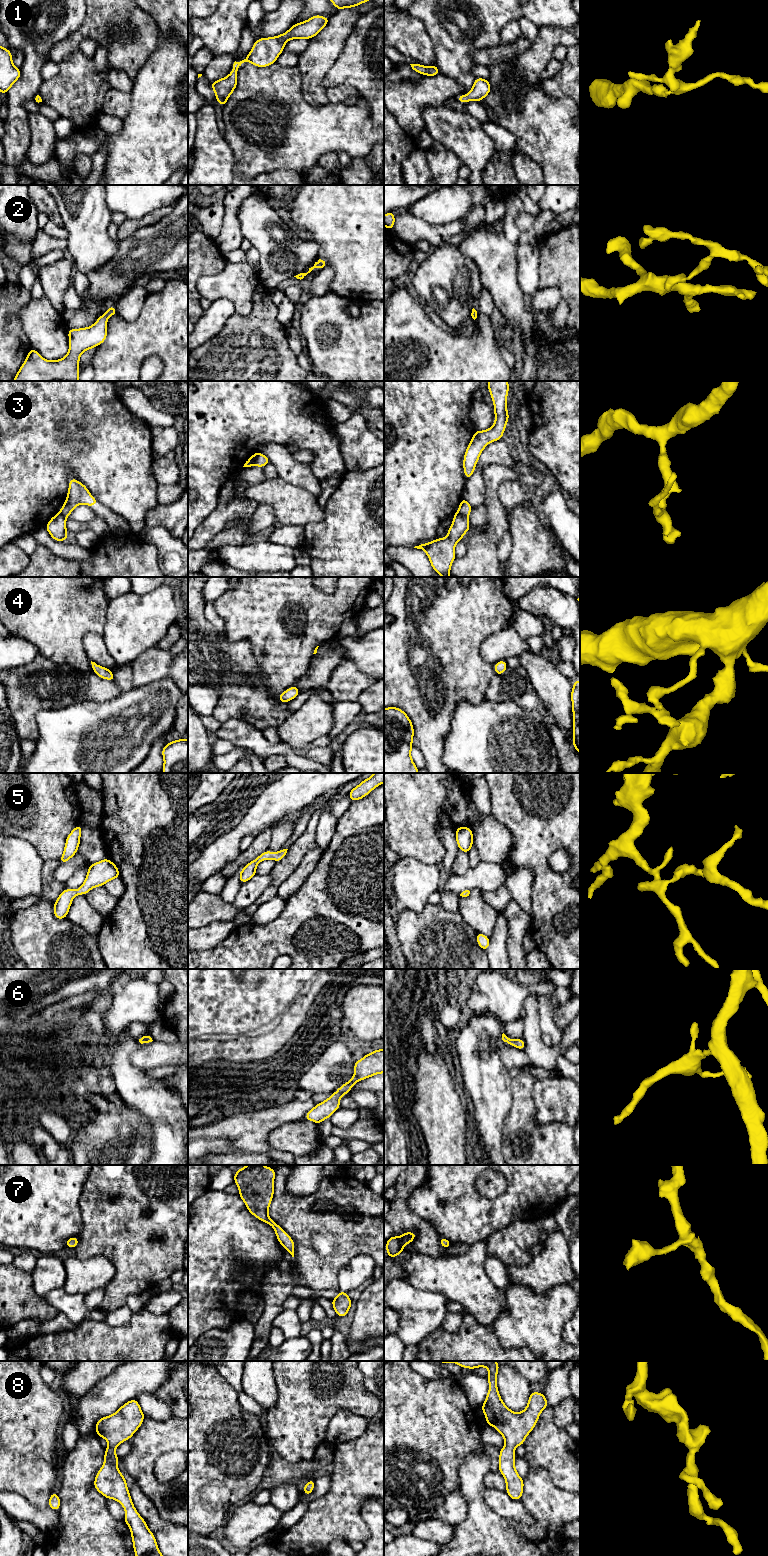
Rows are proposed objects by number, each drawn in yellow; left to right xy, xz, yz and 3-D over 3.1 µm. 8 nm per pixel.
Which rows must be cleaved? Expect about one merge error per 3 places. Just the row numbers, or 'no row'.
3

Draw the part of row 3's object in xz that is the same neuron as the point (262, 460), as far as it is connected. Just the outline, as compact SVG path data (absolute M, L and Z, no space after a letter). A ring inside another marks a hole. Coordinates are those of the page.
M258 453L257 459L255 461L255 466L257 467L265 467L267 464L269 464L270 461L268 457L262 453Z

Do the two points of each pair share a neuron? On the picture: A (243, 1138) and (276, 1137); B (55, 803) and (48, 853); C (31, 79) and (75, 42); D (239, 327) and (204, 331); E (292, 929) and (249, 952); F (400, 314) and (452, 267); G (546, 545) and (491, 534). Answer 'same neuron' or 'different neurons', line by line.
A: different neurons
B: same neuron
C: different neurons
D: different neurons
E: same neuron
F: different neurons
G: different neurons

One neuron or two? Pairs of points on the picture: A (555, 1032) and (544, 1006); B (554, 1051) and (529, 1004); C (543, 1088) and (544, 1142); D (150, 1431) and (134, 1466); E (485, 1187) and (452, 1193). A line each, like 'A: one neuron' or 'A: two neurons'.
A: one neuron
B: one neuron
C: two neurons
D: one neuron
E: two neurons

